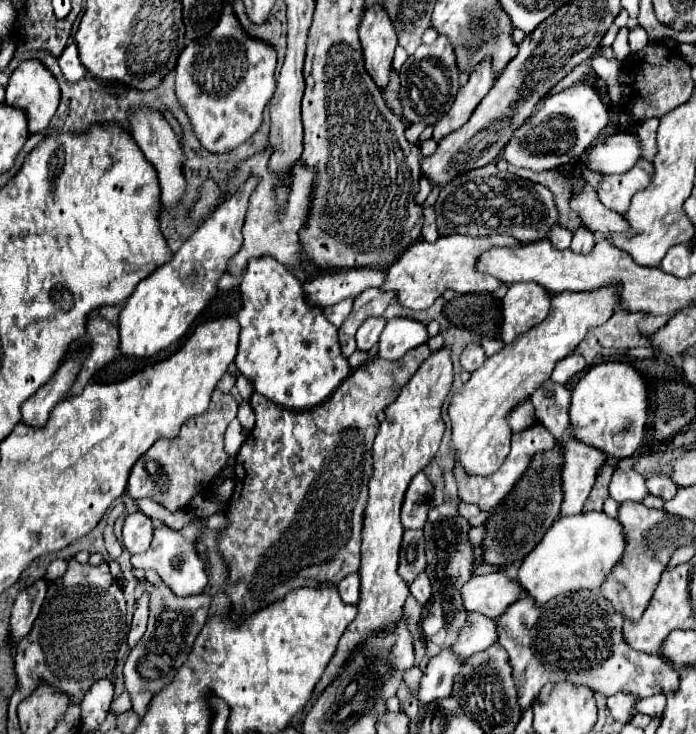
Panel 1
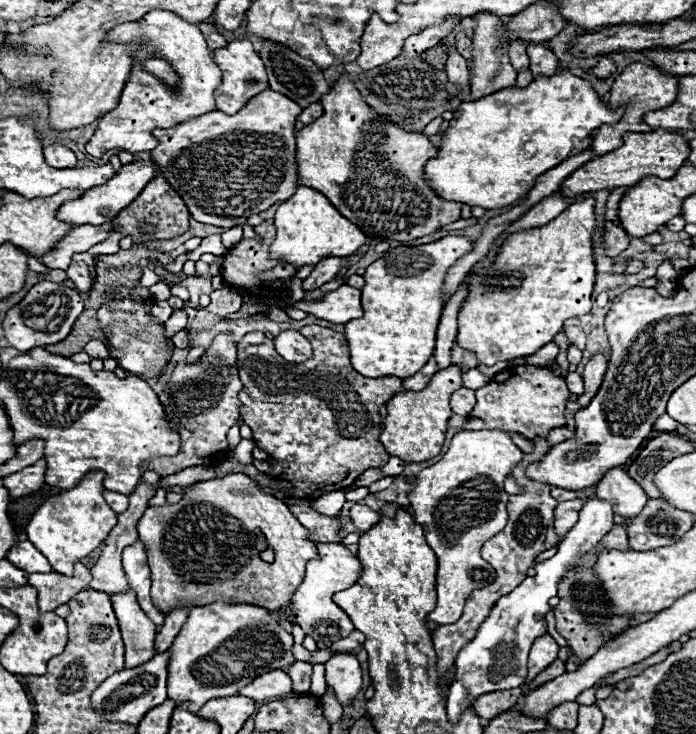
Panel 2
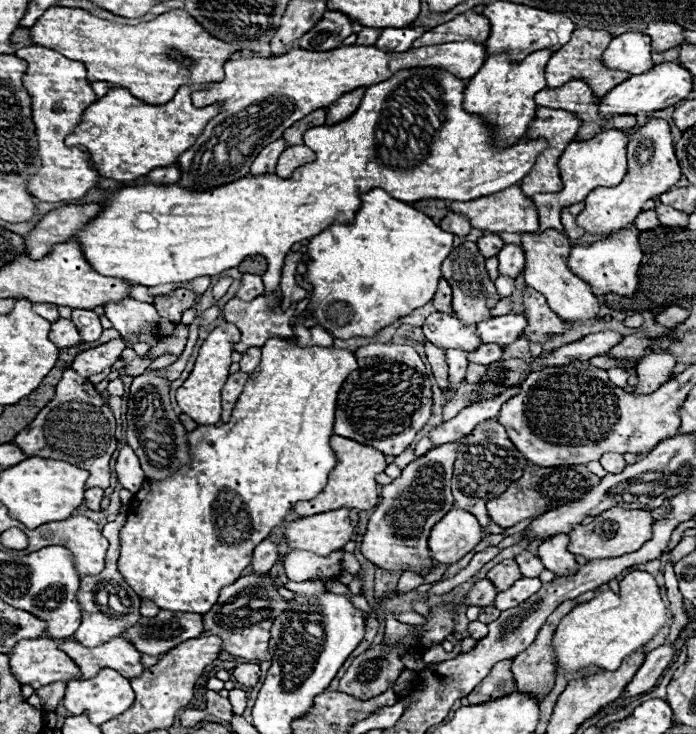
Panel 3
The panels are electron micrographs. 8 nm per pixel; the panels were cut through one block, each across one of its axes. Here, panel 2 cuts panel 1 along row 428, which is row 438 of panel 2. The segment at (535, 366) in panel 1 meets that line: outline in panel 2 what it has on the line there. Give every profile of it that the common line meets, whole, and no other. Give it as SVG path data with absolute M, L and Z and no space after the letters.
M504 430L458 432L440 462L424 468L414 490L408 494L414 520L422 524L428 546L438 556L436 592L438 602L428 620L436 624L454 624L462 616L468 592L492 584L496 572L480 558L480 548L508 522L504 478L522 460L522 452Z

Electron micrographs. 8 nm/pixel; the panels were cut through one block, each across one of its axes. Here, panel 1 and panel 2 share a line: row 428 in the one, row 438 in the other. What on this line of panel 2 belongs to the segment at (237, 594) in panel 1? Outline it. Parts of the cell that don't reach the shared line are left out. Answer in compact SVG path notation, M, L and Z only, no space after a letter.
M314 326L314 356L306 362L292 364L284 362L274 350L274 342L262 332L250 332L238 342L238 368L244 390L240 392L240 414L246 426L252 428L254 444L264 450L270 458L270 478L286 480L292 486L284 492L276 490L274 496L284 500L298 522L308 528L308 540L312 542L340 542L344 532L338 524L340 516L324 516L312 510L316 498L328 492L350 486L364 470L380 468L388 462L388 454L380 444L380 408L390 396L402 392L402 380L394 376L386 378L364 378L350 366L350 352L344 334L330 328Z

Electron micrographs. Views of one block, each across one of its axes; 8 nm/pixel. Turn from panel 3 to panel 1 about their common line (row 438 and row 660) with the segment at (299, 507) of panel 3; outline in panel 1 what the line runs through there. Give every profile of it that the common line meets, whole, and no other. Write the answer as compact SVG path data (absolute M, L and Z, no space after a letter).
M448 348L434 352L412 376L412 380L400 390L400 396L394 404L390 404L386 412L386 420L380 424L380 432L372 446L372 478L368 482L368 504L364 508L364 526L362 526L362 560L360 560L360 602L358 616L340 638L338 650L328 662L328 670L324 670L324 678L316 684L308 706L316 700L316 694L328 686L328 680L340 674L340 666L348 662L348 654L364 642L368 634L376 634L376 630L392 630L396 622L402 618L402 604L406 600L408 584L398 574L398 552L402 542L402 524L400 524L400 506L404 500L404 492L410 480L426 468L426 464L438 452L444 422L440 416L440 408L444 398L452 386L452 362Z

